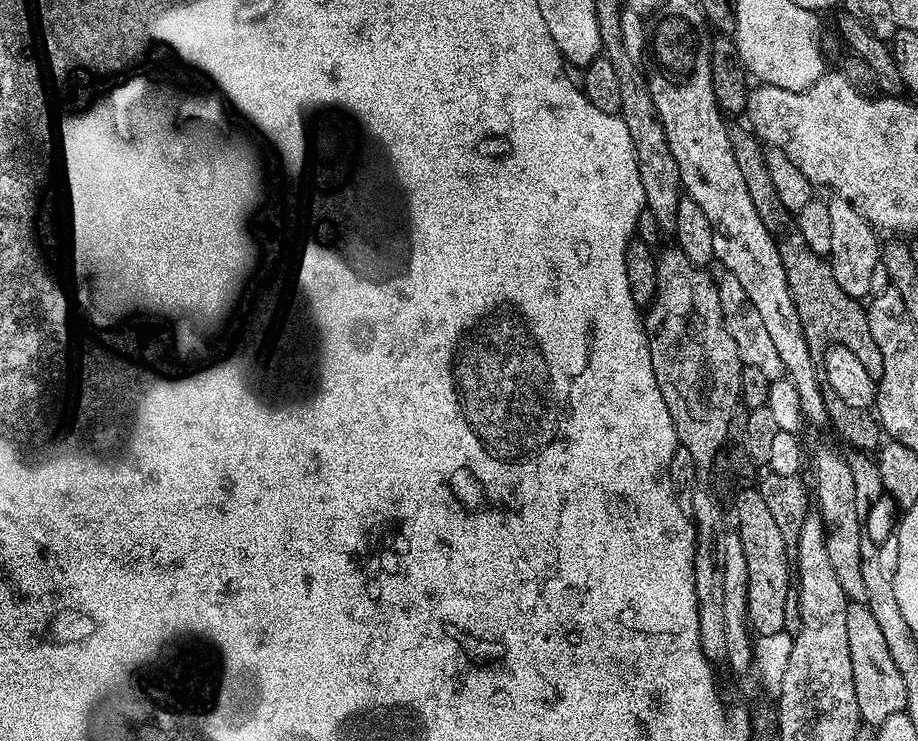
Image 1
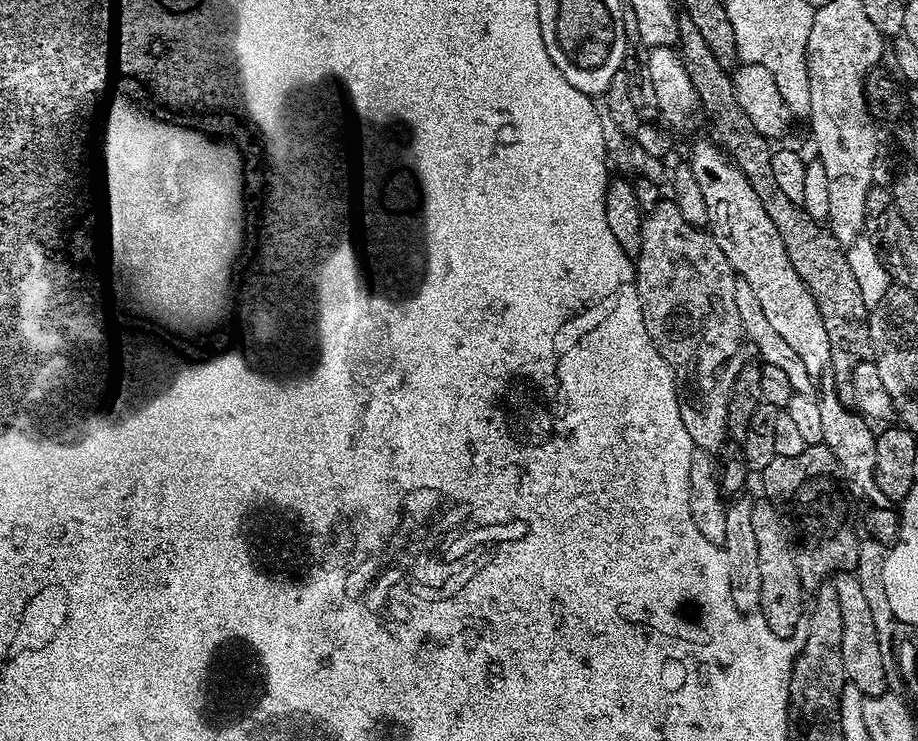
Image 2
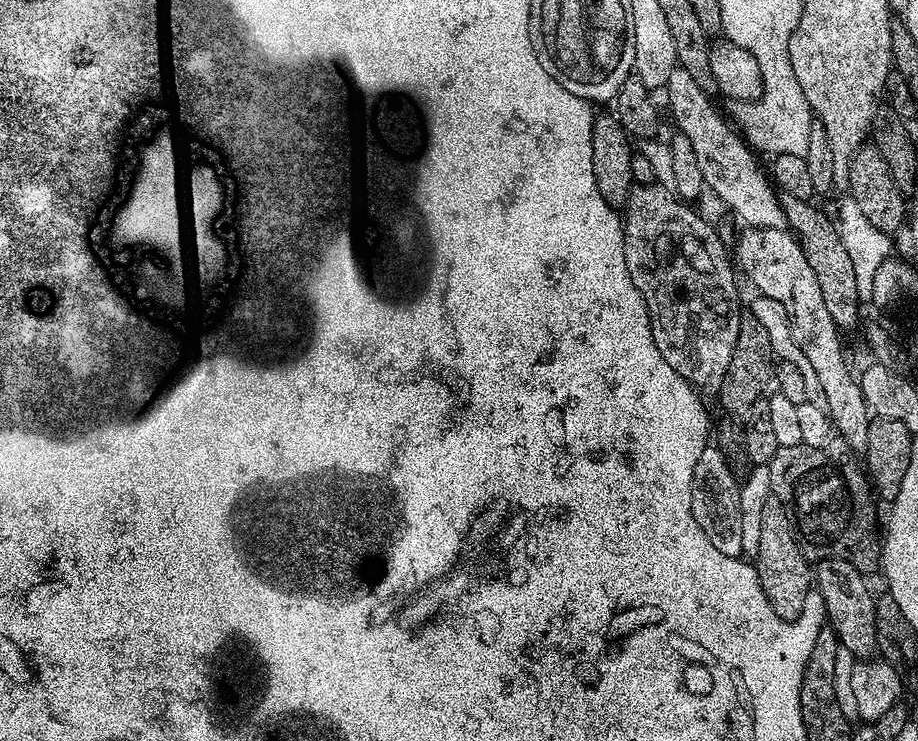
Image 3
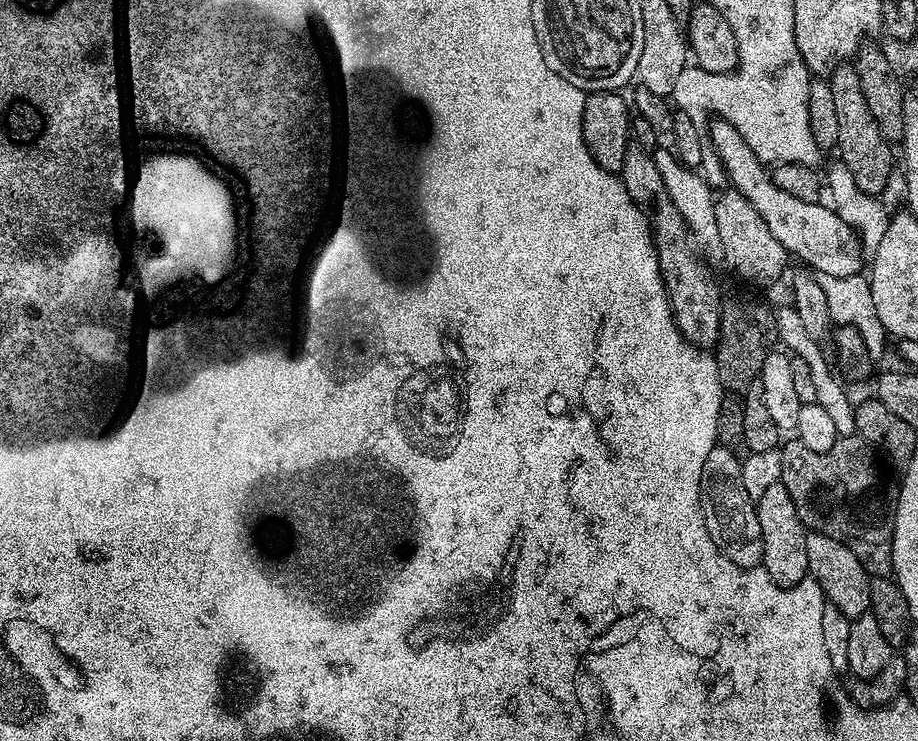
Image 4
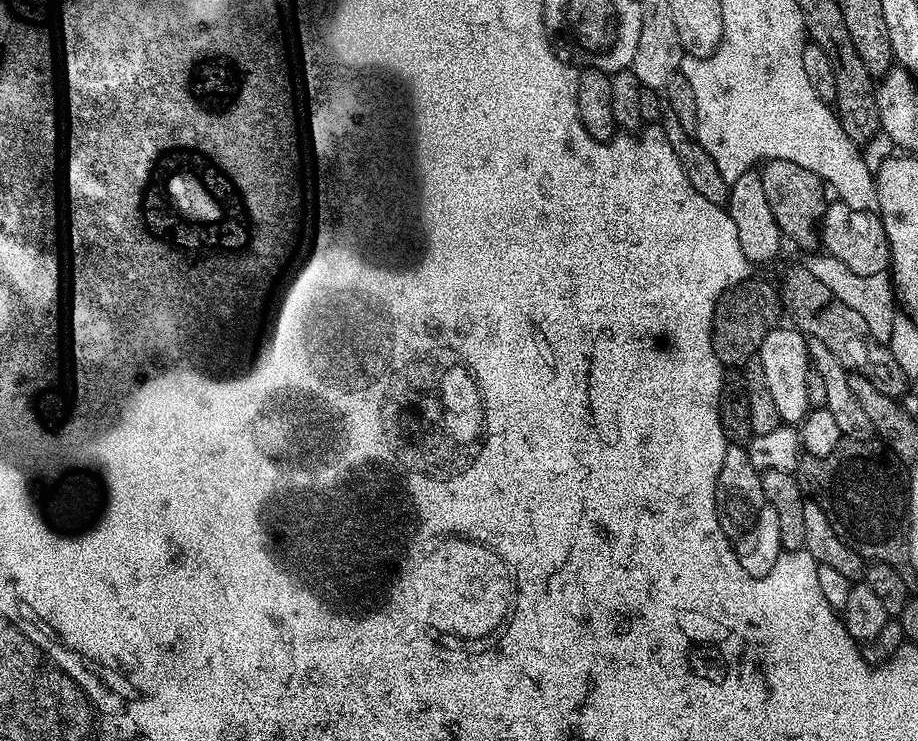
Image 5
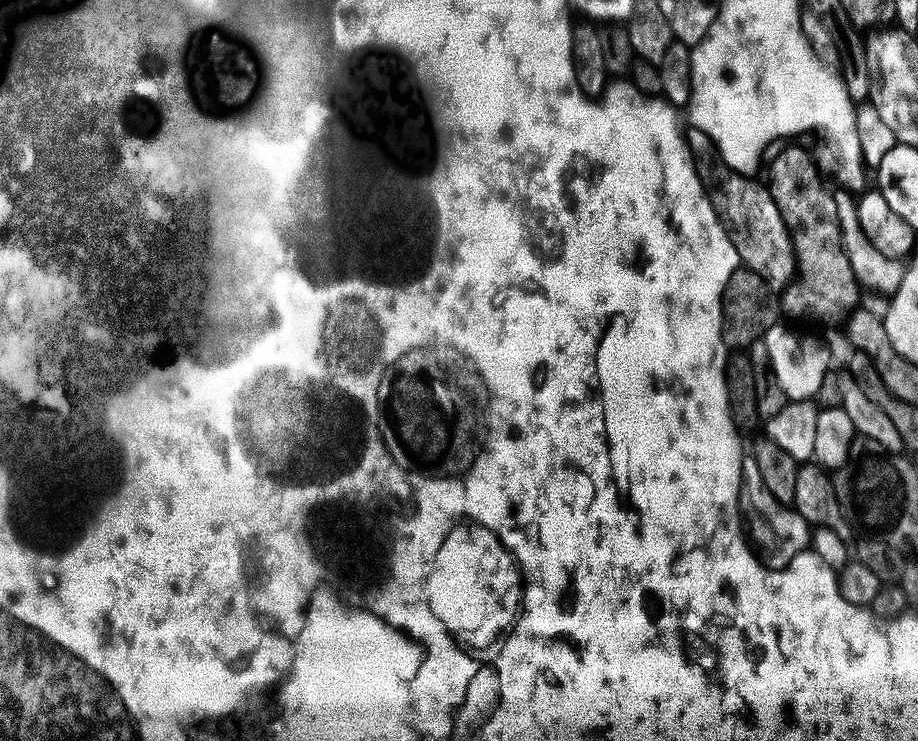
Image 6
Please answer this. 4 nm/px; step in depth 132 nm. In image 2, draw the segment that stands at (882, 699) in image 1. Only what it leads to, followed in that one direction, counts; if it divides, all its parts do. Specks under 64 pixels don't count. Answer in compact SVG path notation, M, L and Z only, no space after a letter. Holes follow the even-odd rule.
M837 572L831 581L838 594L838 607L842 610L842 666L847 683L858 686L865 696L880 696L889 691L886 682L886 670L882 670L882 650L878 650L878 630L874 630L874 618L870 614L870 605L862 591L862 585L855 574L850 572Z

